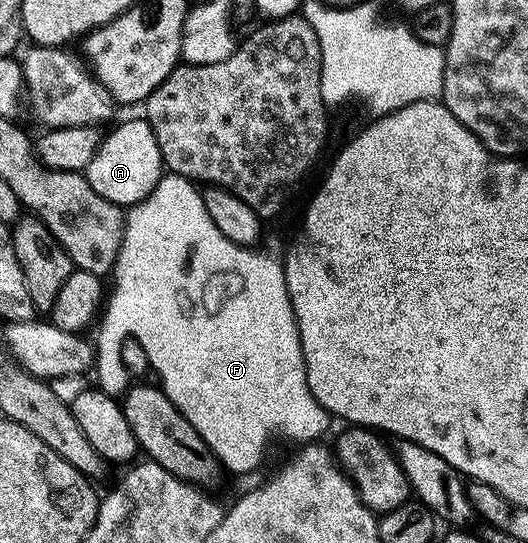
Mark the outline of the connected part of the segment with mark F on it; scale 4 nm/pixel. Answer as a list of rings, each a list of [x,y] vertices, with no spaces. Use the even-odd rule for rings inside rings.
[[[166,174],[156,186],[155,190],[145,201],[129,209],[126,216],[126,237],[122,240],[122,252],[118,255],[118,263],[112,273],[113,279],[118,279],[114,284],[114,297],[109,297],[108,307],[100,320],[100,327],[97,329],[98,340],[96,339],[97,367],[98,374],[97,387],[109,396],[123,397],[132,384],[132,377],[126,368],[123,358],[123,350],[129,339],[134,339],[148,354],[151,369],[162,381],[160,387],[166,396],[192,422],[192,430],[204,441],[212,451],[214,456],[227,473],[234,476],[246,476],[249,472],[254,472],[266,460],[266,451],[270,448],[273,440],[291,440],[297,446],[313,444],[323,439],[322,435],[330,428],[332,417],[330,413],[316,402],[312,390],[308,386],[308,374],[306,373],[306,359],[302,349],[302,335],[298,329],[298,319],[292,306],[292,298],[288,290],[286,273],[283,265],[278,264],[270,256],[258,252],[254,248],[242,248],[236,242],[228,242],[220,230],[216,230],[216,222],[208,218],[208,210],[204,206],[204,198],[199,185],[192,180],[186,180],[182,176]]]

